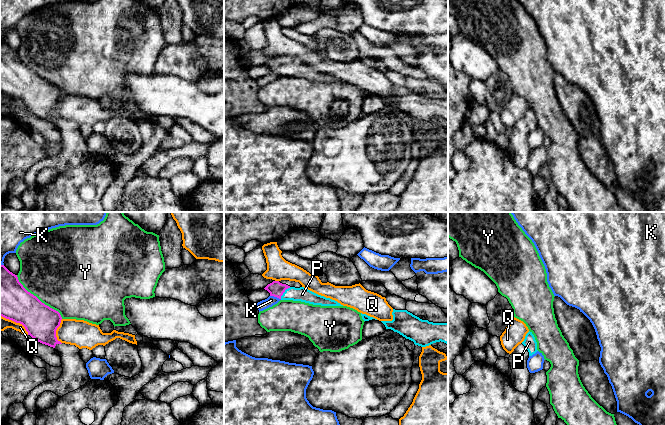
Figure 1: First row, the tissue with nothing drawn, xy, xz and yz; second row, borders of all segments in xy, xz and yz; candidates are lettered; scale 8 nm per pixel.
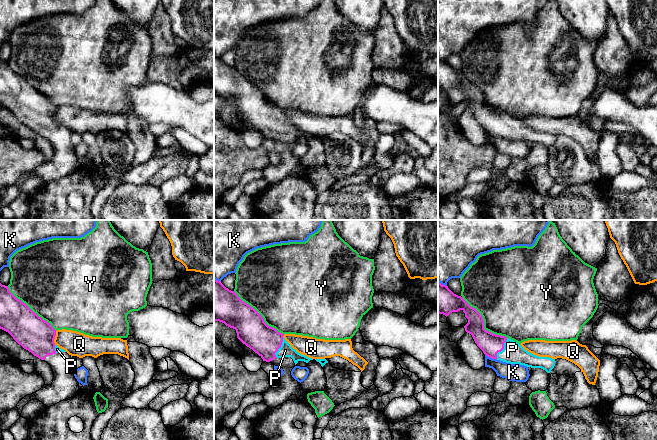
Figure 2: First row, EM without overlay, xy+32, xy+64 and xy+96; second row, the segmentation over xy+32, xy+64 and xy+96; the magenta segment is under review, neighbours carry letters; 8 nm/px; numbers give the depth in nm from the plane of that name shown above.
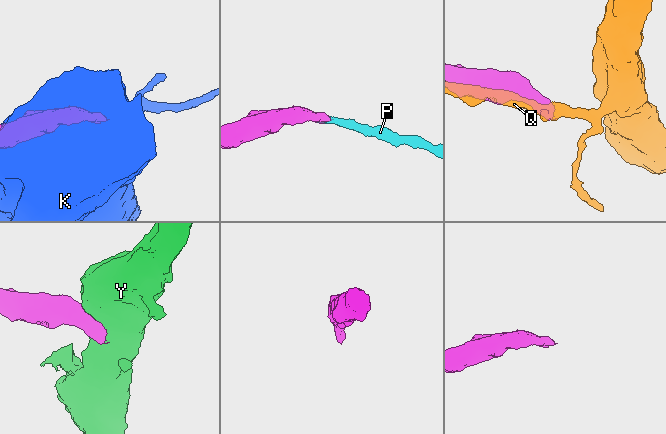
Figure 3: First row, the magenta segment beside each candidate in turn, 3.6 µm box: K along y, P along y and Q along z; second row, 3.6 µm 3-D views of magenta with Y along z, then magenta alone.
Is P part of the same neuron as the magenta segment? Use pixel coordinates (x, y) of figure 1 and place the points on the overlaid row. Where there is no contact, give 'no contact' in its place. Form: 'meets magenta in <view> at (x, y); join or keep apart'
meets magenta in xz at (284, 291); join

